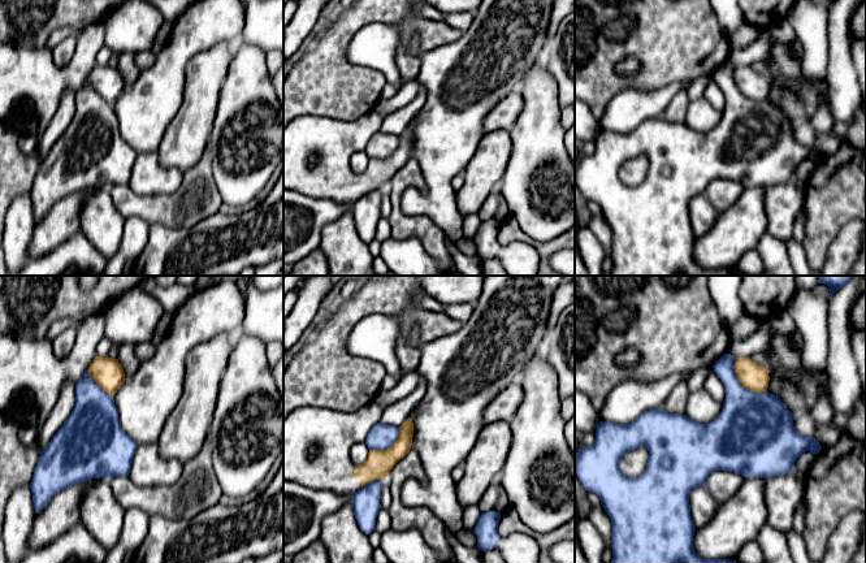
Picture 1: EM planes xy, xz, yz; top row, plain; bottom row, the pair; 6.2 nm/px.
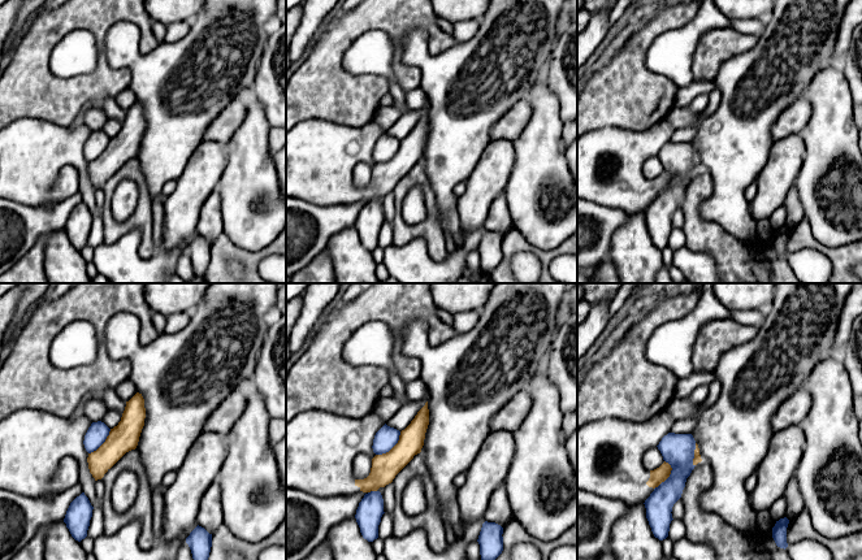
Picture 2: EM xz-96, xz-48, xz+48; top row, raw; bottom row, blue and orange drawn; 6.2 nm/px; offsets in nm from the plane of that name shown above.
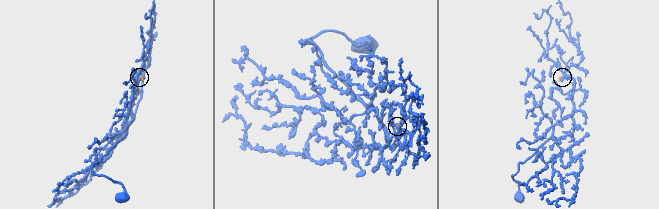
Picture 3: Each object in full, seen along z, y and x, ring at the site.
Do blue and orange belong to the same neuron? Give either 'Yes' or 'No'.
No

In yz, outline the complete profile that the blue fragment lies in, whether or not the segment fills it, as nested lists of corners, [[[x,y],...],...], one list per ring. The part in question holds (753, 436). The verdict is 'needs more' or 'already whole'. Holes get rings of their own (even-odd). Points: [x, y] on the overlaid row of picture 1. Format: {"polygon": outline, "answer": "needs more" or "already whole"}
{"polygon": [[[724,354],[715,364],[713,365],[714,372],[722,380],[724,385],[726,399],[723,402],[720,415],[713,420],[710,424],[701,424],[690,420],[687,415],[679,413],[668,413],[662,408],[650,410],[641,413],[635,421],[631,424],[616,424],[616,423],[607,423],[599,421],[596,429],[596,439],[592,446],[584,446],[579,449],[579,452],[575,458],[575,475],[577,476],[579,481],[583,484],[585,490],[596,493],[599,499],[601,504],[607,512],[611,519],[612,524],[612,534],[611,534],[611,549],[612,549],[612,560],[611,563],[736,563],[736,560],[729,559],[702,559],[700,555],[696,554],[693,547],[693,536],[696,532],[696,527],[693,524],[690,516],[690,504],[689,504],[689,495],[690,491],[697,486],[705,486],[709,475],[714,471],[727,471],[727,472],[736,472],[744,477],[776,477],[783,476],[793,469],[794,460],[805,451],[810,451],[813,455],[818,454],[822,450],[820,443],[814,437],[804,437],[800,434],[793,426],[793,415],[788,407],[781,402],[778,395],[771,393],[754,393],[744,387],[736,377],[733,365],[736,358],[731,354]],[[645,446],[649,451],[649,459],[645,471],[637,477],[628,477],[619,469],[620,459],[629,451]]], "answer": "already whole"}

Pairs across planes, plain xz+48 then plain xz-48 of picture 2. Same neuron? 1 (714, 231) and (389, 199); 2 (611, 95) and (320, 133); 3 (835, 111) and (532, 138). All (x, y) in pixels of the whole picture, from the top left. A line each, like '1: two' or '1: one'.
1: two
2: two
3: one

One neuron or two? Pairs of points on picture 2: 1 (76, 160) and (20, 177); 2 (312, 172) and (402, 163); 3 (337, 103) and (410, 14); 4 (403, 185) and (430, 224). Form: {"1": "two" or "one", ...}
{"1": "one", "2": "one", "3": "one", "4": "one"}

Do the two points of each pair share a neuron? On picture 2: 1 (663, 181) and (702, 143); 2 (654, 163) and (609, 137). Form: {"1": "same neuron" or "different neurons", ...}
{"1": "different neurons", "2": "different neurons"}

